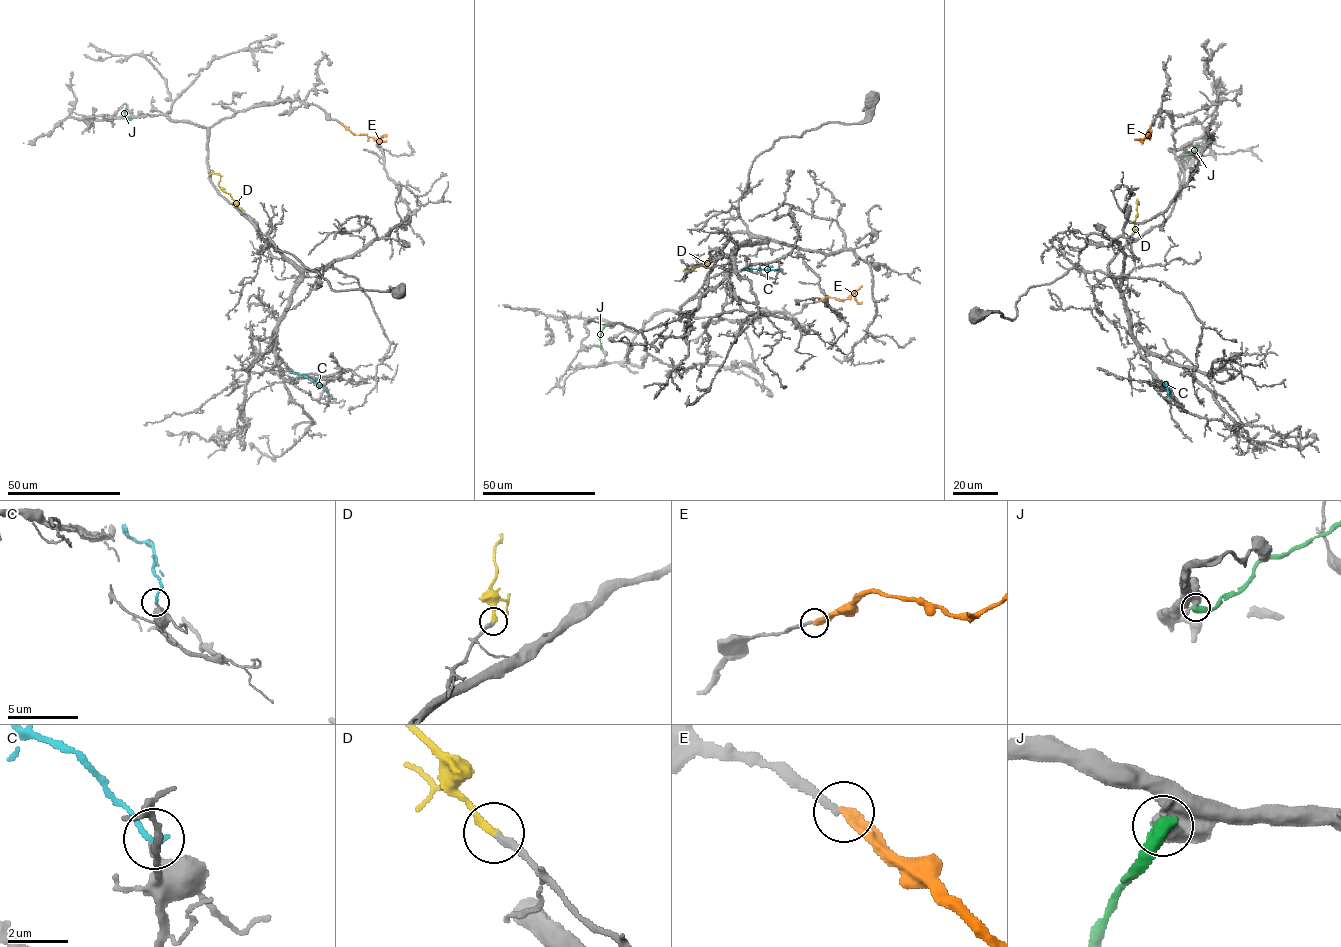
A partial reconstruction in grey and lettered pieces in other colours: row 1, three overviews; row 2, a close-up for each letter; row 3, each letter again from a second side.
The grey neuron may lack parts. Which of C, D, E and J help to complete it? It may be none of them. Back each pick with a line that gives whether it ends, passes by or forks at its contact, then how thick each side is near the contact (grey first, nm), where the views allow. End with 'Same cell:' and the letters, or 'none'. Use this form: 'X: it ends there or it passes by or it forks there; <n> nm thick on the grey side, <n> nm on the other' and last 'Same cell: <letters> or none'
D: it ends there; 260 nm thick on the grey side, 320 nm on the other
Same cell: D

